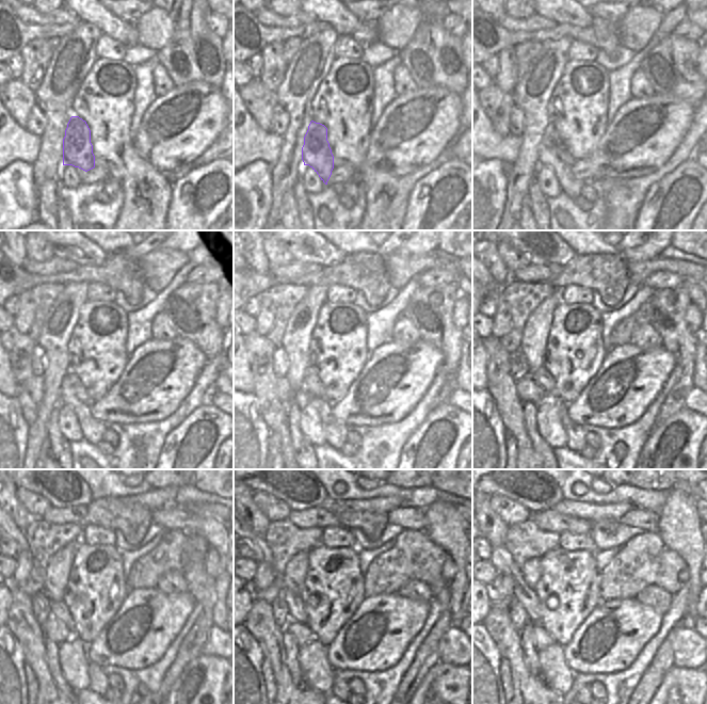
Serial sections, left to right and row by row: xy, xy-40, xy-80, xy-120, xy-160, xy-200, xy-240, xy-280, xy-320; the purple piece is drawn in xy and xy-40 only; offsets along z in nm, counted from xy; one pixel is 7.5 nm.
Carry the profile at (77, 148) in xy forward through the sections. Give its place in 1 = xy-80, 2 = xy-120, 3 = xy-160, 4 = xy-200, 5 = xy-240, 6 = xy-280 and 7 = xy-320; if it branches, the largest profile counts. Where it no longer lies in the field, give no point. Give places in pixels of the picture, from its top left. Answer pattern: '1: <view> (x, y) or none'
1: xy-80 (551, 152)
2: xy-120 (93, 430)
3: xy-160 (335, 431)
4: xy-200 (576, 434)
5: xy-240 (98, 684)
6: xy-280 (340, 686)
7: xy-320 (580, 686)

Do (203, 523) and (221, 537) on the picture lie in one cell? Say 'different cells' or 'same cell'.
same cell

